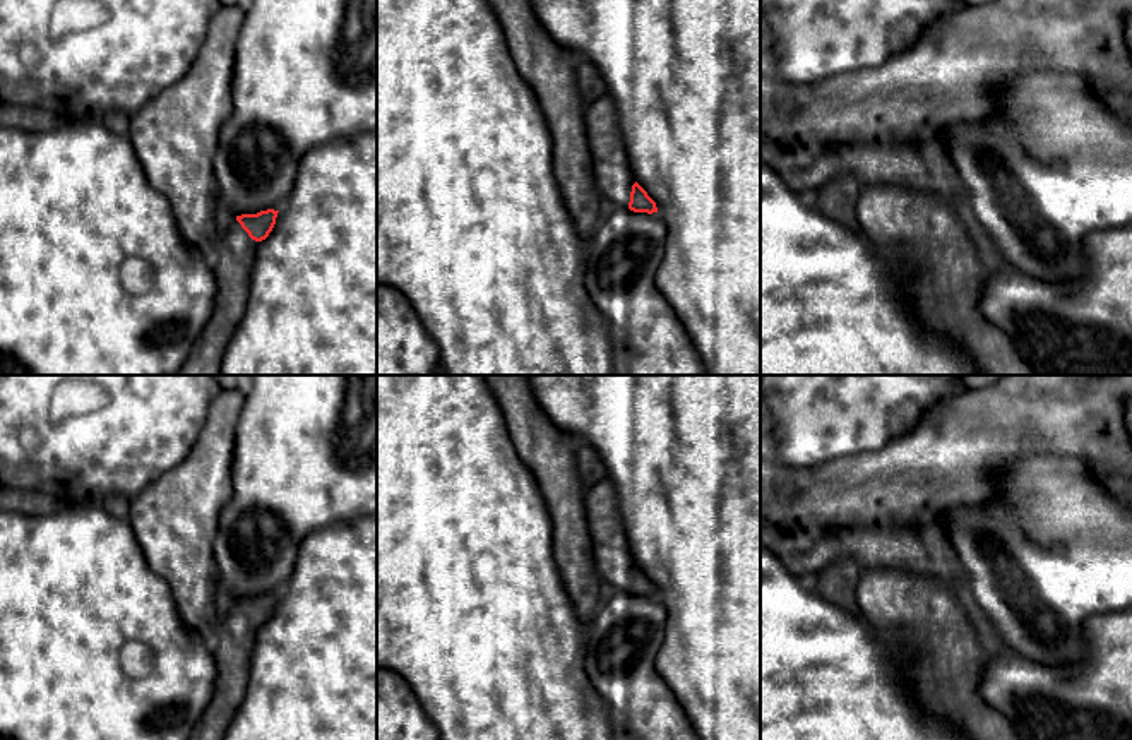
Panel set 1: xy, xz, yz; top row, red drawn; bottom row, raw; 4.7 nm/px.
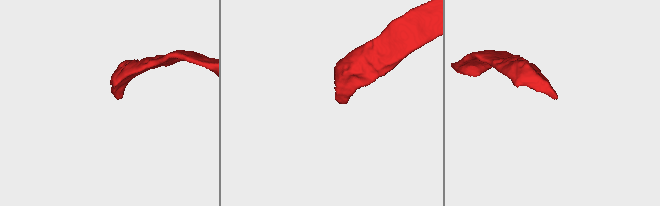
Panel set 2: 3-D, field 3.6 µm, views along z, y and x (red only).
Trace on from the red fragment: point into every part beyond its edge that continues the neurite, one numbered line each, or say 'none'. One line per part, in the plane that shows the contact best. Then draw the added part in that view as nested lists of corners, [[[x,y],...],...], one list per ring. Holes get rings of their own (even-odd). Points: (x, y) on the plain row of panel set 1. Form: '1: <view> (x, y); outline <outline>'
1: xy (235, 638); outline [[[236,603],[219,622],[211,642],[217,665],[216,692],[188,740],[224,740],[247,694],[250,658],[260,627],[252,624]]]

